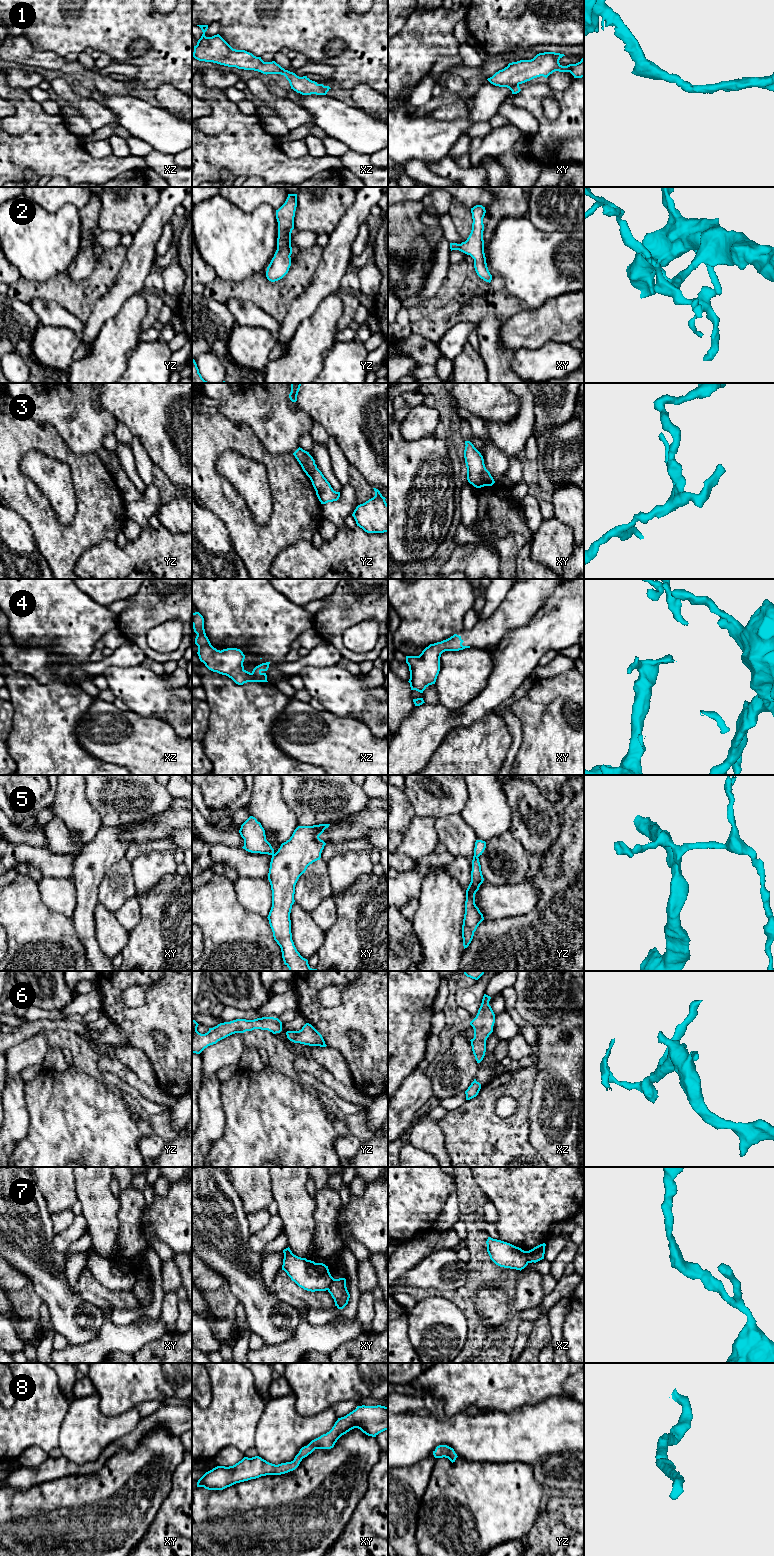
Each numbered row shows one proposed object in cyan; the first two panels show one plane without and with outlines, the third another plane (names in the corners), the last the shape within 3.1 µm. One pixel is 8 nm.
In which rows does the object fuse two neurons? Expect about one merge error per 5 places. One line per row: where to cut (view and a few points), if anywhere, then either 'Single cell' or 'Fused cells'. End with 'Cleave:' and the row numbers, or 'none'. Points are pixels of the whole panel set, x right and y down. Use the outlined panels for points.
1: No split. Single cell
2: No split. Single cell
3: Split along xy (485, 468), (481, 480), (475, 486). Fused cells
4: No split. Single cell
5: Split along yz (474, 854), (477, 857). Fused cells
6: No split. Single cell
7: Split along xz (525, 1251), (525, 1256), (529, 1262). Fused cells
8: No split. Single cell
Cleave: 3, 5, 7

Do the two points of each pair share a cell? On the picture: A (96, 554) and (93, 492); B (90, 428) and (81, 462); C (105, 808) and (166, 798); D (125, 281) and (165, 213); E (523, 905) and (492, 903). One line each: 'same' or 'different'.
A: different
B: different
C: same
D: same
E: same

